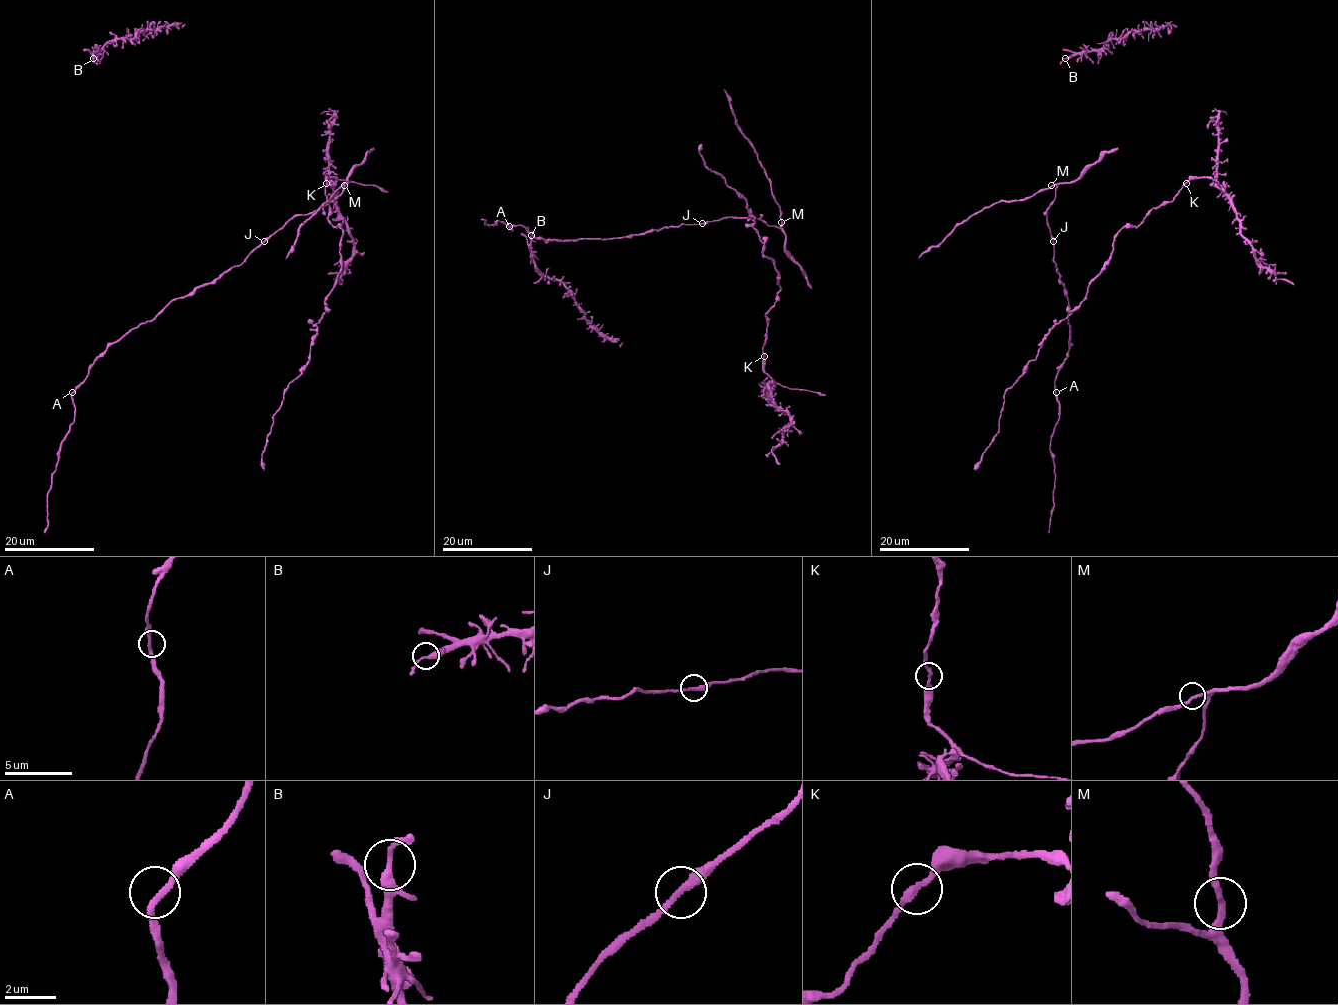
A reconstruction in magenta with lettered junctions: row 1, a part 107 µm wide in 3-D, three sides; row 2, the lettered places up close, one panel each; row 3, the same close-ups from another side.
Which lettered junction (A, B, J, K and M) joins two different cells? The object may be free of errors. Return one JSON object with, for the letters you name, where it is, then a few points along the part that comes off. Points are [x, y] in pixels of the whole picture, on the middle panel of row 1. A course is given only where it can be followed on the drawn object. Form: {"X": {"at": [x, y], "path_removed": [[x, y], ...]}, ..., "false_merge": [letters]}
{"false_merge": []}

